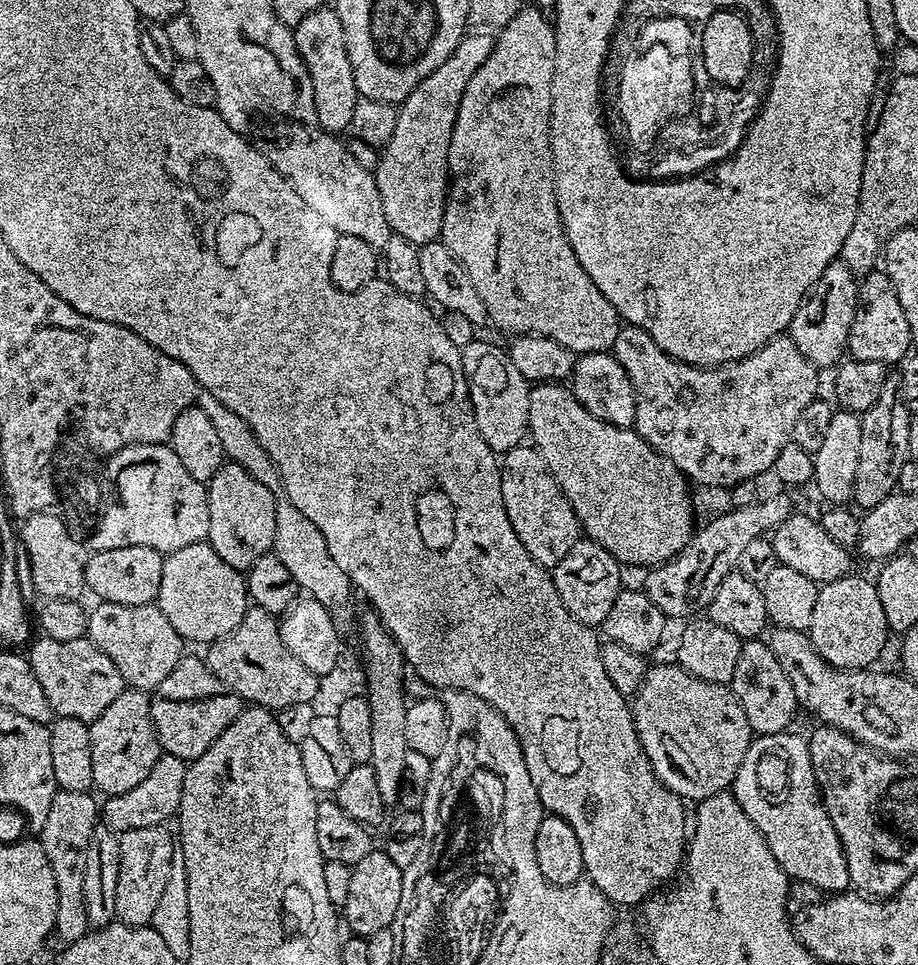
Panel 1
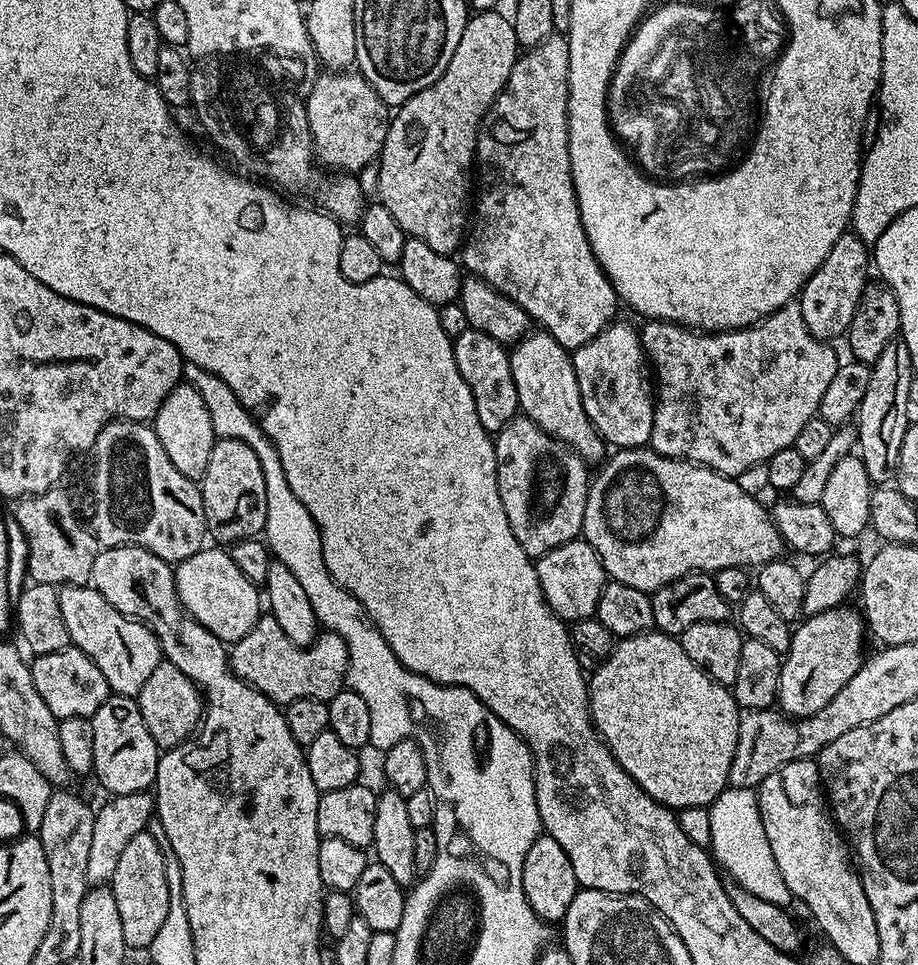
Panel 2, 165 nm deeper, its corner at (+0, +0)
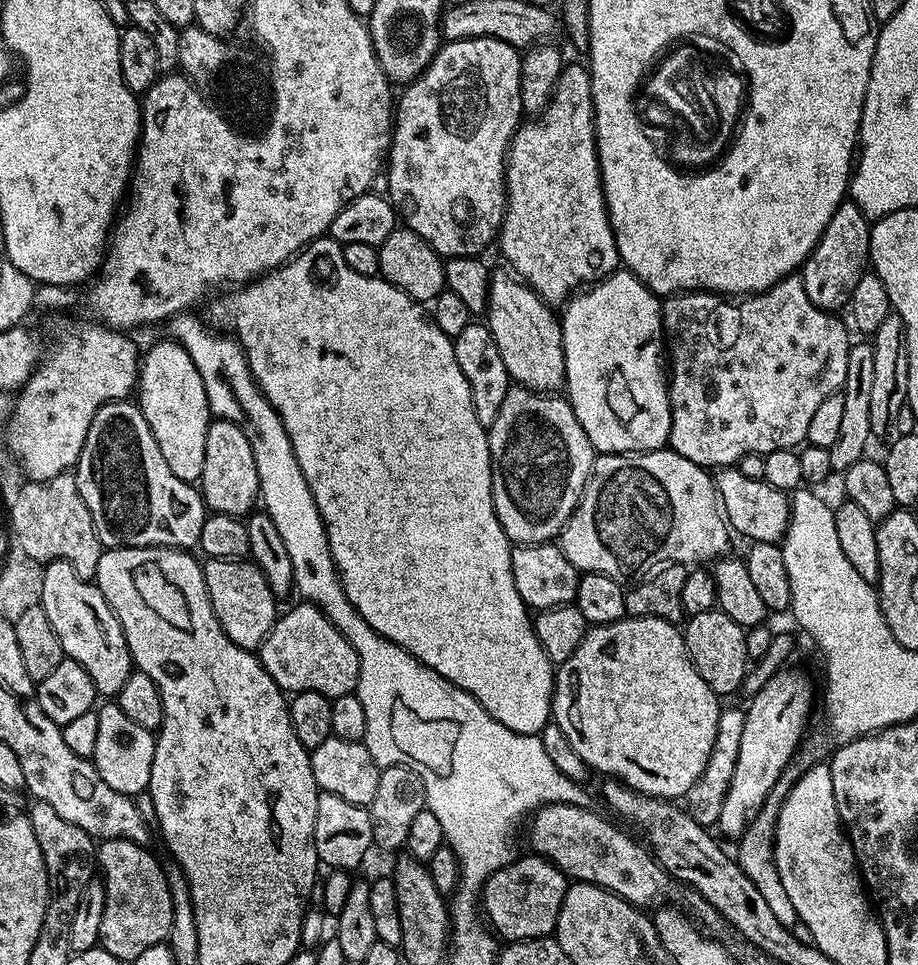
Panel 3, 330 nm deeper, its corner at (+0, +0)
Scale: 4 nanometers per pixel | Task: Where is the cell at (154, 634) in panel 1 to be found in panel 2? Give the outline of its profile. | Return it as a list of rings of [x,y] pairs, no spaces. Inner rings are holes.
[[[66,584],[59,589],[62,618],[66,622],[69,641],[81,648],[85,654],[102,670],[109,689],[118,696],[139,697],[142,686],[154,666],[162,659],[160,643],[147,624],[140,623],[130,616],[123,616],[98,590],[83,584]]]

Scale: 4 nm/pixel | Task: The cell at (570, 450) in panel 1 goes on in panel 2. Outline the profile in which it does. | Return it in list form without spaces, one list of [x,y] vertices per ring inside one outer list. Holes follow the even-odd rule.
[[[536,330],[519,340],[511,349],[510,355],[514,390],[518,390],[519,411],[529,416],[546,434],[550,434],[555,440],[561,440],[579,454],[585,464],[599,465],[606,456],[606,442],[590,422],[586,406],[582,406],[582,394],[578,390],[578,378],[569,349],[561,346],[547,332]]]

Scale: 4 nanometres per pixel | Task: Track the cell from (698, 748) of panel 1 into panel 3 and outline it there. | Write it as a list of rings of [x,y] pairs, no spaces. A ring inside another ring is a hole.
[[[628,616],[613,624],[598,624],[589,627],[586,638],[582,638],[582,646],[578,646],[578,650],[574,650],[574,654],[570,654],[570,658],[566,658],[566,662],[562,662],[555,669],[555,674],[556,685],[552,691],[551,719],[560,727],[565,742],[572,747],[573,754],[582,763],[605,772],[608,778],[615,778],[627,784],[633,792],[642,792],[646,796],[670,801],[687,797],[694,782],[698,782],[702,770],[706,770],[706,762],[710,762],[710,750],[714,750],[714,738],[718,734],[718,718],[722,711],[722,700],[714,690],[710,690],[710,686],[706,686],[706,682],[702,682],[702,674],[698,674],[684,645],[683,631],[673,621],[653,616]]]

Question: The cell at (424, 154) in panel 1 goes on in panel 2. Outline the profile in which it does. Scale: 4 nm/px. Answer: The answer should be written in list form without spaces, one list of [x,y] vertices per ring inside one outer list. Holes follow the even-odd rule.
[[[477,11],[467,17],[462,38],[458,38],[454,58],[446,62],[446,70],[442,70],[440,77],[426,86],[426,90],[418,90],[418,94],[414,94],[395,109],[388,125],[384,148],[378,157],[379,203],[384,204],[390,214],[394,214],[405,236],[418,242],[426,242],[426,246],[430,246],[430,250],[438,250],[438,254],[452,256],[455,248],[457,251],[466,239],[466,229],[470,224],[468,175],[471,177],[474,172],[476,139],[484,122],[484,115],[506,86],[518,55],[514,26],[511,19],[501,12]]]

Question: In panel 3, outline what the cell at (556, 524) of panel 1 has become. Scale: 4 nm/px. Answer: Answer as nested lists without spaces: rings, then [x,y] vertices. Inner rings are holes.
[[[509,387],[506,398],[502,398],[502,407],[498,409],[498,418],[494,418],[487,433],[492,455],[492,505],[502,530],[516,546],[555,541],[578,506],[592,472],[592,463],[598,455],[590,438],[586,438],[586,430],[582,430],[582,422],[578,422],[571,404],[560,394]]]

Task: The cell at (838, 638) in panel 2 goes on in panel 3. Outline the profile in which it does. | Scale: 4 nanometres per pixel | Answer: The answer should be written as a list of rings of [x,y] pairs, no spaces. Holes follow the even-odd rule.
[[[792,666],[785,667],[758,694],[754,694],[746,704],[742,742],[738,742],[738,758],[732,771],[730,786],[722,802],[718,832],[721,837],[729,836],[732,842],[739,841],[761,810],[774,782],[793,763],[796,747],[804,736],[808,715],[812,712],[812,684],[804,676],[799,676]]]

